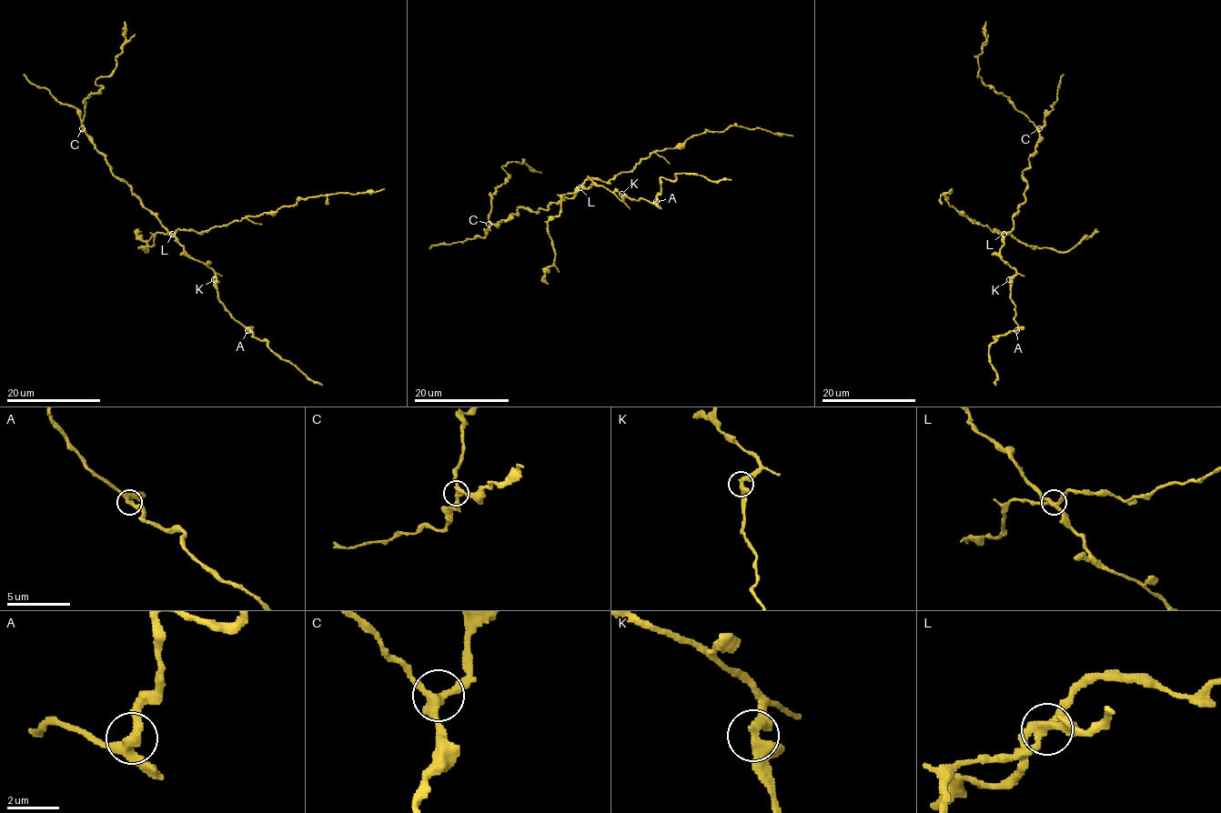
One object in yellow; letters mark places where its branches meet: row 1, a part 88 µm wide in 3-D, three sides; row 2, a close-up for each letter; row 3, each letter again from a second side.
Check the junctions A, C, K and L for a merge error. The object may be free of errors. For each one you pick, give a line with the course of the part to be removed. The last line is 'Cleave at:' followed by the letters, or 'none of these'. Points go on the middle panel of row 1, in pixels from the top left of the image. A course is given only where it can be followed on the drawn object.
L: (580, 188), (589, 178), (612, 180), (653, 153), (681, 145), (707, 131), (723, 132), (738, 125), (792, 135)
Cleave at: L

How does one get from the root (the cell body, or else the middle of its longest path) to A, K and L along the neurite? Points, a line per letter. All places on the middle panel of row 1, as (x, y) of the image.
A: (560, 200), (571, 197), (580, 188), (597, 185), (621, 200), (626, 195), (630, 200), (656, 201)
K: (560, 200), (571, 197), (580, 188), (588, 188), (591, 185), (602, 185), (622, 200), (621, 194)
L: (560, 200), (571, 197), (580, 188)

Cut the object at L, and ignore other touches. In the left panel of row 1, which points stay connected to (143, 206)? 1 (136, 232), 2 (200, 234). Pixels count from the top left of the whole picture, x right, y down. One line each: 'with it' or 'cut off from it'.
1: cut off from it
2: cut off from it

